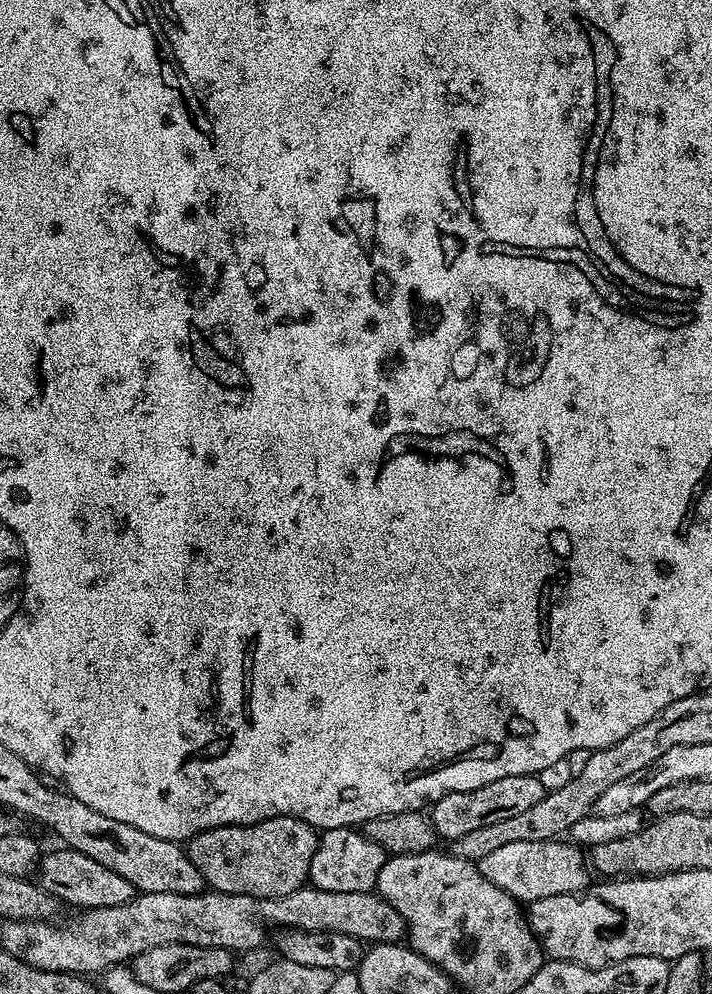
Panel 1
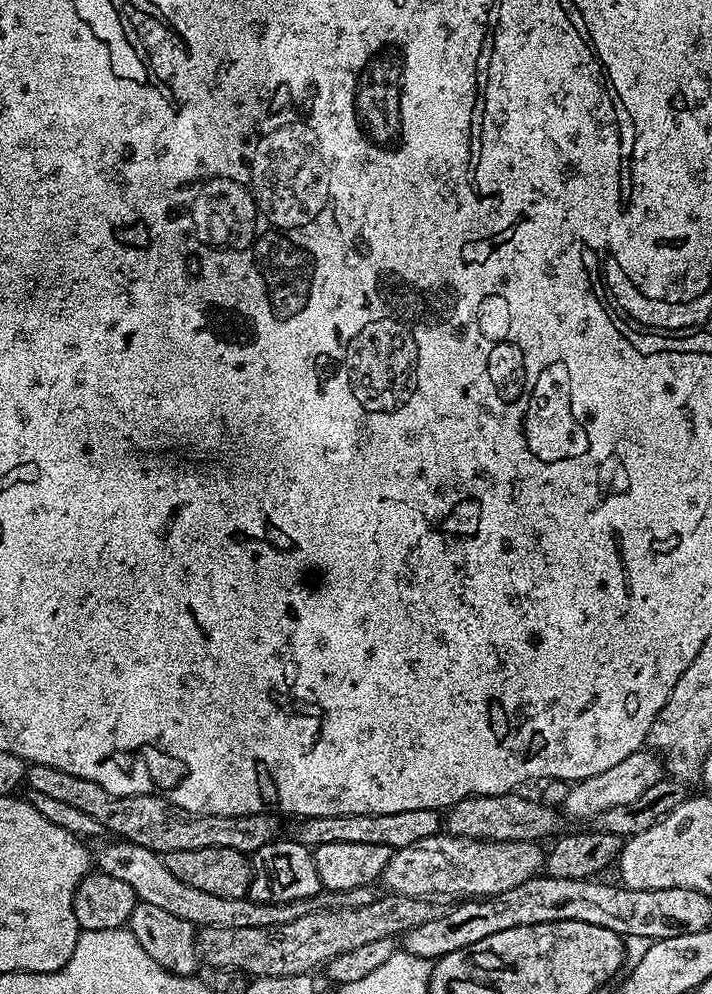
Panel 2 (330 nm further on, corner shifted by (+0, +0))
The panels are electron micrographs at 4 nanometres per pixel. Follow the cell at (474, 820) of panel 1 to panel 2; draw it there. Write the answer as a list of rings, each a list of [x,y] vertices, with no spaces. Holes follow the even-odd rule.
[[[435,808],[426,810],[402,810],[402,814],[334,814],[333,816],[306,816],[295,821],[291,839],[315,849],[334,842],[362,842],[366,846],[386,846],[398,849],[413,845],[424,838],[439,833],[442,816]]]

